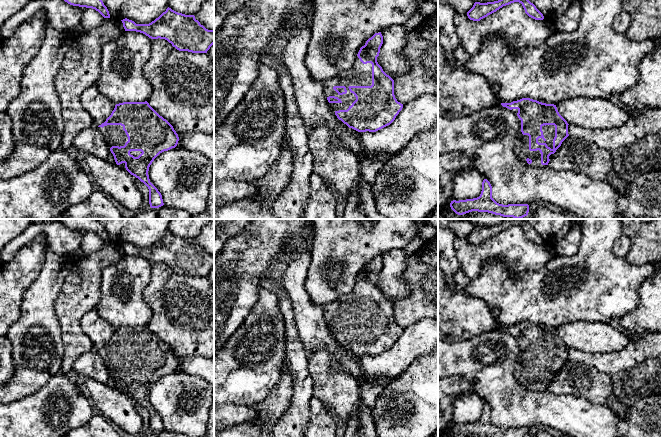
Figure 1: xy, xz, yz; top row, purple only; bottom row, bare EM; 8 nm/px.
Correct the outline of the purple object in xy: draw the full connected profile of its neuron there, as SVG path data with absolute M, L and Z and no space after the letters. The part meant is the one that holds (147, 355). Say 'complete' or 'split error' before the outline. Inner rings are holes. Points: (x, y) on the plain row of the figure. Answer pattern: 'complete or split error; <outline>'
split error; M145 325L116 328L111 339L97 352L106 364L116 388L126 393L148 411L150 431L159 432L163 430L162 419L150 406L148 395L160 377L177 370L179 361L173 350Z

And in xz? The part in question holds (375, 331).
split error; M381 256L362 270L351 293L324 306L324 318L339 344L358 356L376 356L390 349L403 332L394 319L394 304L377 286L383 268Z

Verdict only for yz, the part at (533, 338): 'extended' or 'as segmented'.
extended

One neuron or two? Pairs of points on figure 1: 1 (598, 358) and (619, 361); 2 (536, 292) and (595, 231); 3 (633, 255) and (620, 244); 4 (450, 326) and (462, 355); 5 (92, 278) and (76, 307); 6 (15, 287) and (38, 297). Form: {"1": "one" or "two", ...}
{"1": "one", "2": "one", "3": "two", "4": "two", "5": "one", "6": "two"}

